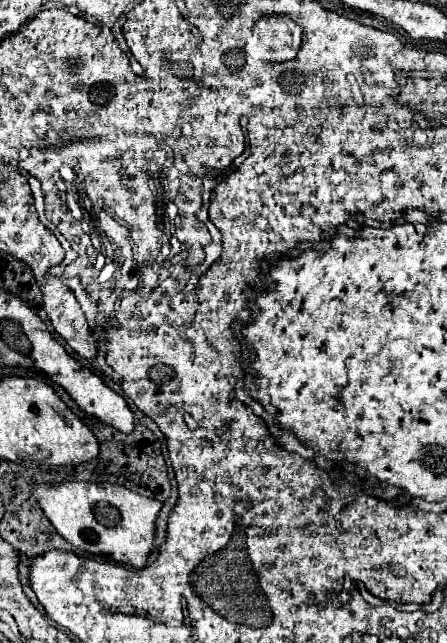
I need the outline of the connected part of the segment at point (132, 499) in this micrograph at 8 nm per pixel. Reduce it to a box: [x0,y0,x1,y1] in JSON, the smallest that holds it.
[33,483,163,569]

